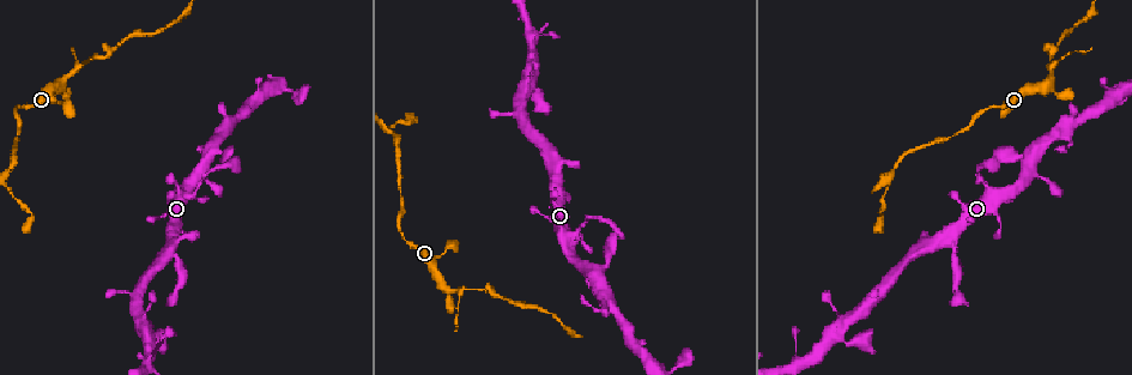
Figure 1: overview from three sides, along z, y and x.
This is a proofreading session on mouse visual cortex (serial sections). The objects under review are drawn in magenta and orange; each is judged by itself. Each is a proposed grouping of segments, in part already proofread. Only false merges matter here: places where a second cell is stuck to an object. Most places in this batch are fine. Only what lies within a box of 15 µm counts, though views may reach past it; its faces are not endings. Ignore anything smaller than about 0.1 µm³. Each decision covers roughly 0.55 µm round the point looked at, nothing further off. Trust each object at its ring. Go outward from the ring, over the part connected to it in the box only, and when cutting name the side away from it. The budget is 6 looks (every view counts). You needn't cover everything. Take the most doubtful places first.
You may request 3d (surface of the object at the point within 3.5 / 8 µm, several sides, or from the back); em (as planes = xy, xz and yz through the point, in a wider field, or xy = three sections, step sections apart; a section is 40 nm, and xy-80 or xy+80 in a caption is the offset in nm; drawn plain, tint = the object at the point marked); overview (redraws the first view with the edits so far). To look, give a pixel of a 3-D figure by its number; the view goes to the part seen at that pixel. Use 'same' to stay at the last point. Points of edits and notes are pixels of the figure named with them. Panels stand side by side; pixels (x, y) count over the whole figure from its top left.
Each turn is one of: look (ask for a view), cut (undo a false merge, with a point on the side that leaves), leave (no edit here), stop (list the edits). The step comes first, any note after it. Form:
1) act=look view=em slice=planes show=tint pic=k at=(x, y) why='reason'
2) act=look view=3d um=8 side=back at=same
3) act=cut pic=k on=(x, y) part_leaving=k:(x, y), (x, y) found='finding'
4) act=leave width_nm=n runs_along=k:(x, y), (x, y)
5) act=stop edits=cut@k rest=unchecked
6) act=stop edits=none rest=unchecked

act=look view=em slice=planes show=tint pic=1 at=(577, 231) why='sudden change in width'

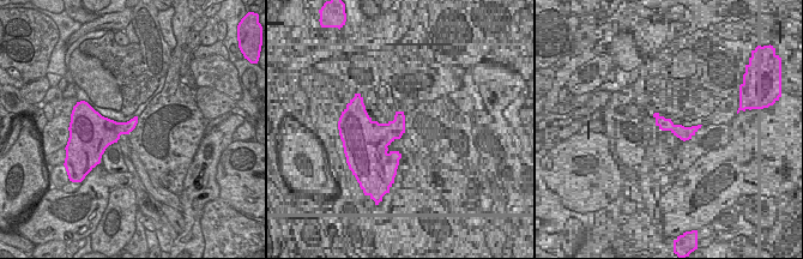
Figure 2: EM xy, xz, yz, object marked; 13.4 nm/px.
act=look view=3d um=3.5 at=same

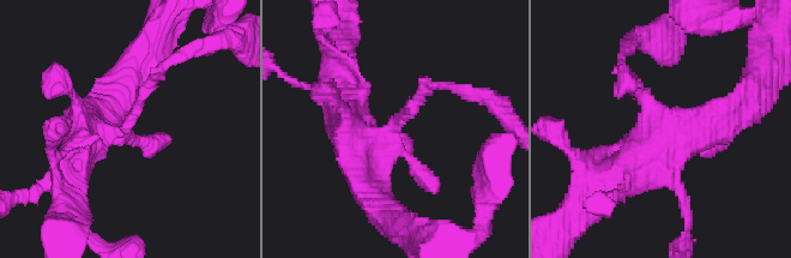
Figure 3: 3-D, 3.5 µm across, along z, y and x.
act=leave runs_along=3:(71, 161), (163, 68) found='all the same cell'

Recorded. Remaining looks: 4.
act=look view=3d um=8 pic=1 at=(1049, 58) why='a narrow waist'

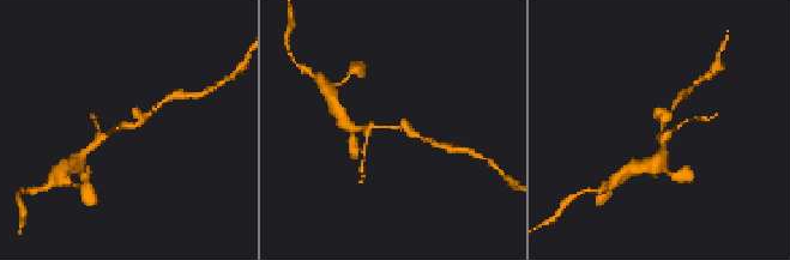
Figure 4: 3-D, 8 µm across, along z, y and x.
act=look view=3d um=3.5 side=back pic=4 at=(121, 128)

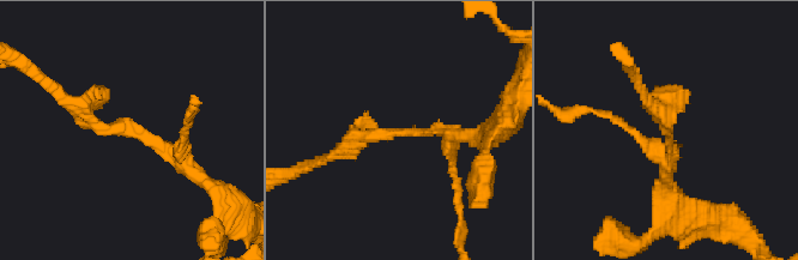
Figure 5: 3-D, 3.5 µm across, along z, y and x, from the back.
act=look view=em slice=xy step=3 show=tint pic=5 at=(399, 135) arm_widths_nm=200,200 why='shape alone is not enough'

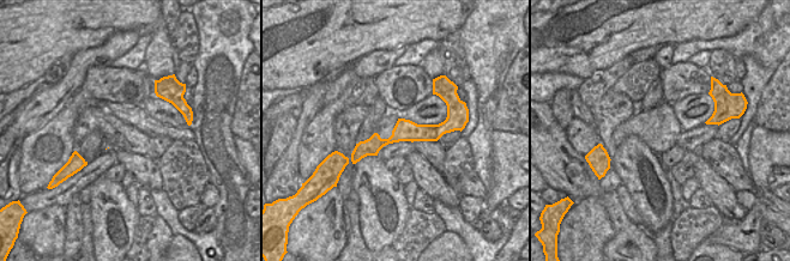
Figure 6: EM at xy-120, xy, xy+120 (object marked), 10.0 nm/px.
act=leave width_nm=220 runs_along=5:(197, 175), (65, 97) found='continuous, no second cell'

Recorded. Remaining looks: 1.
act=stop edits=none rest=unchecked

